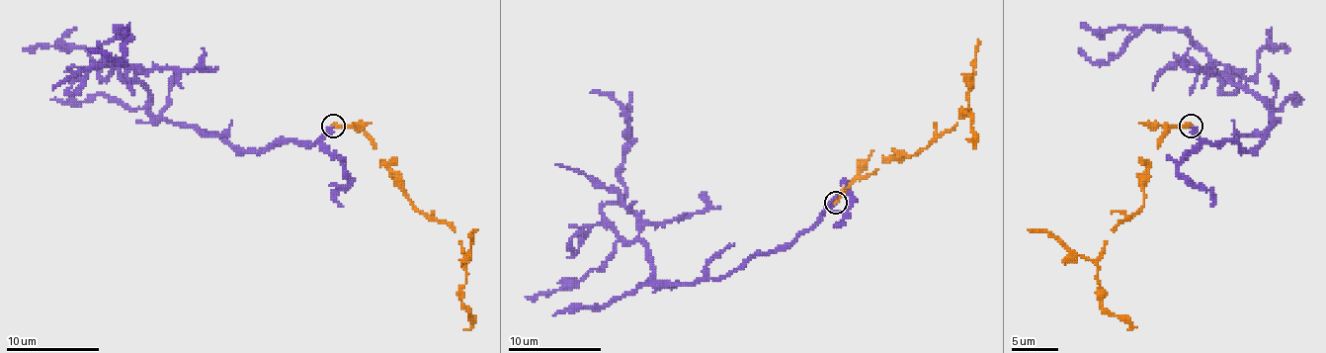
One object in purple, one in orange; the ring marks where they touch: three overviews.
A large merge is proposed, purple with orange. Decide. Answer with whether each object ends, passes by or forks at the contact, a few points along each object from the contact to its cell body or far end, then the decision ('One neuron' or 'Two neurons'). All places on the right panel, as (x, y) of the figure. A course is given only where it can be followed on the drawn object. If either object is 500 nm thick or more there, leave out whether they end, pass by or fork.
At the ring purple ends. At the ring orange ends. Course of purple: (1190, 125), (1210, 143), (1253, 150), (1271, 114), (1181, 30), (1143, 28), (1107, 62), (1081, 48). Course of orange: (1190, 125), (1167, 130), (1148, 159), (1143, 204), (1120, 222), (1097, 262), (1100, 304), (1120, 315), (1127, 329). Two neurons

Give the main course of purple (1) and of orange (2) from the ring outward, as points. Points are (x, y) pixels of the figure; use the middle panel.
1: (834, 202), (720, 278), (655, 283), (648, 250), (602, 216), (624, 192), (631, 143), (624, 111), (590, 92)
2: (836, 202), (884, 159), (915, 155), (968, 109), (963, 111), (975, 141), (966, 138)

